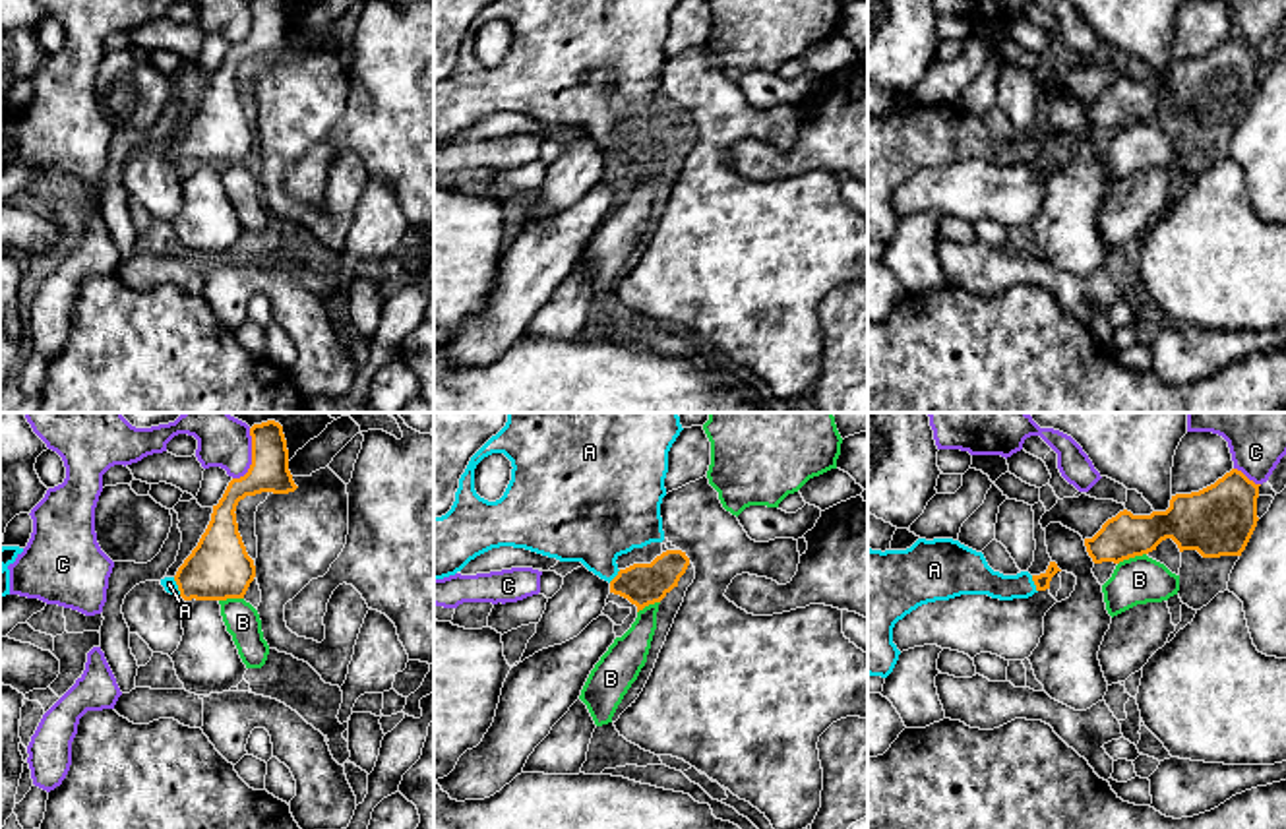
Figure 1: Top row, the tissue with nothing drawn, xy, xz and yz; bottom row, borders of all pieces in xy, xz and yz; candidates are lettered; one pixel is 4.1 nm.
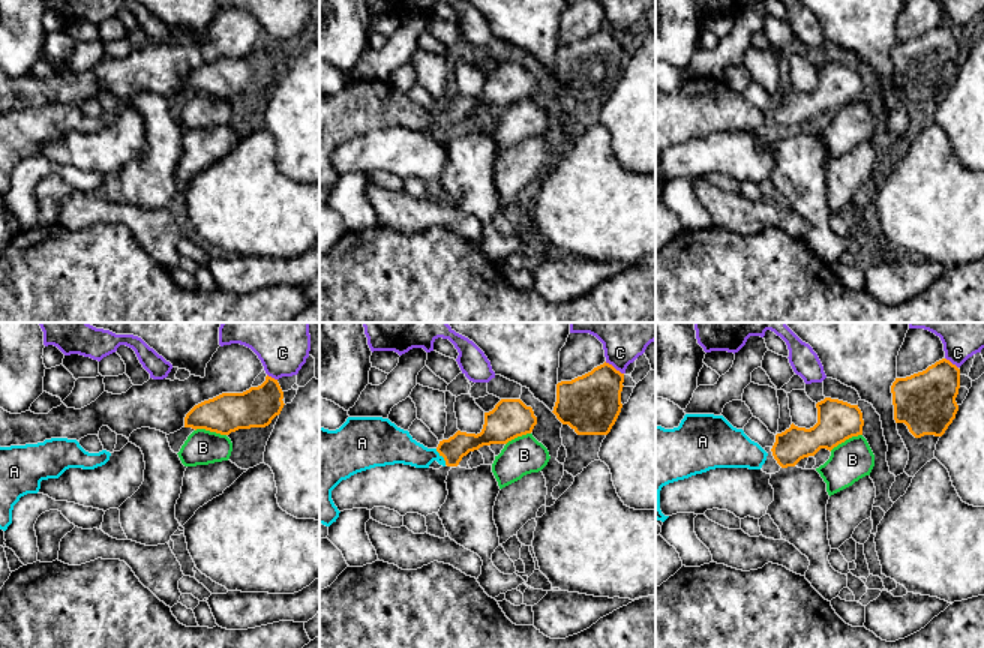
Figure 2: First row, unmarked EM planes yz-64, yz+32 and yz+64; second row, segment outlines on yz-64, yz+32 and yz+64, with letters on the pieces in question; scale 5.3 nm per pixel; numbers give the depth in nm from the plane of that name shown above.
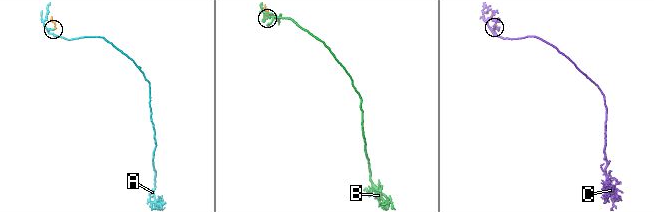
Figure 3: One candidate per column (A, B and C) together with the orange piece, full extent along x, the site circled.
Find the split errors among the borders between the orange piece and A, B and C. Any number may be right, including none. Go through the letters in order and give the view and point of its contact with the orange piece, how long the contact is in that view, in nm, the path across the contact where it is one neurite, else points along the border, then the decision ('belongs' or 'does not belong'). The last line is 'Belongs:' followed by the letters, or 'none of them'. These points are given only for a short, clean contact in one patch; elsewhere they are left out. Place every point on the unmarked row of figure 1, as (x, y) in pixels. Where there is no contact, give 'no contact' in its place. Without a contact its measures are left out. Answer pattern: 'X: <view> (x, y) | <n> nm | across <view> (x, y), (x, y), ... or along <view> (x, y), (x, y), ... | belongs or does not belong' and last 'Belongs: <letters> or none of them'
A: xy (179, 153) | 90 nm | across xy (219, 134), (179, 153), (169, 150) | belongs
B: yz (1132, 122) | 130 nm | does not belong
C: xy (252, 26) | 200 nm | does not belong
Belongs: A

